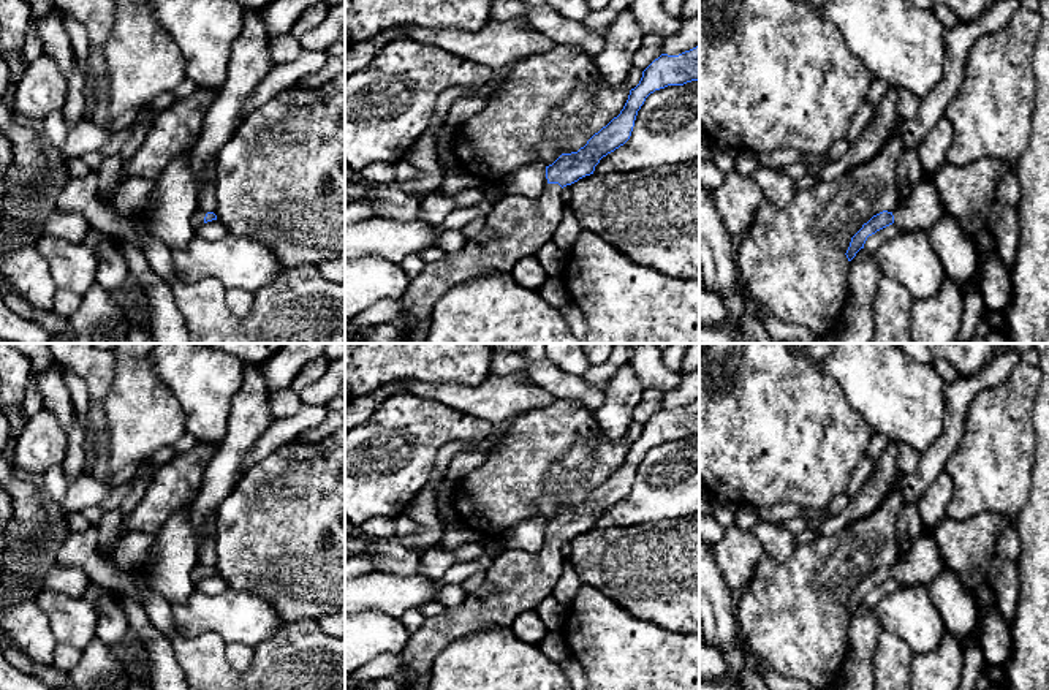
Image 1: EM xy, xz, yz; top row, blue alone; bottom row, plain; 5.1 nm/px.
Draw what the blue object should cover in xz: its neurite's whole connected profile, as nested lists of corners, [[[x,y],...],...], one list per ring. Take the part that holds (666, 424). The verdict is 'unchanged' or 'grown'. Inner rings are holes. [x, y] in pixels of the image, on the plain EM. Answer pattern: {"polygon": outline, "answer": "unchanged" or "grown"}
{"polygon": [[[699,400],[679,410],[661,408],[630,445],[617,472],[595,487],[578,506],[562,508],[546,521],[547,541],[536,551],[505,549],[486,571],[484,582],[465,600],[438,617],[427,617],[410,635],[403,649],[403,666],[383,679],[370,681],[364,690],[410,690],[421,674],[432,674],[437,655],[453,641],[492,627],[509,627],[522,612],[533,611],[552,595],[565,557],[562,543],[593,529],[603,511],[623,500],[633,486],[646,453],[668,440],[699,435]]], "answer": "grown"}

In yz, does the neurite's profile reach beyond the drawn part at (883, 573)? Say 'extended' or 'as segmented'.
extended

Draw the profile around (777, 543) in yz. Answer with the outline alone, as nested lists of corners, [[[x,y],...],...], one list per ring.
[[[758,522],[750,532],[774,563],[785,562],[797,548],[796,535],[782,529],[780,524]]]

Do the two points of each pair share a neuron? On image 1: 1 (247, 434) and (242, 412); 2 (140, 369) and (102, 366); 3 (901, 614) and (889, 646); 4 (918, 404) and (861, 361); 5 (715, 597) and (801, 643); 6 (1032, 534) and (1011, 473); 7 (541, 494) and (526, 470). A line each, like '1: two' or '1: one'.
1: one
2: two
3: two
4: one
5: two
6: two
7: one

